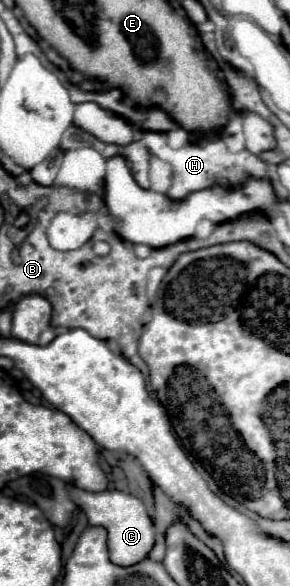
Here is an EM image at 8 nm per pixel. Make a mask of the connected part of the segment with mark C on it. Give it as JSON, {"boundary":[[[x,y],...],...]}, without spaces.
{"boundary":[[[69,485],[69,497],[73,499],[75,505],[79,505],[87,519],[89,525],[103,525],[109,531],[109,551],[111,551],[111,561],[117,565],[133,565],[141,559],[145,559],[155,543],[155,533],[153,533],[153,523],[145,511],[145,505],[141,499],[123,493],[123,491],[101,491],[101,493],[89,493],[85,489],[77,489],[75,485]]]}

